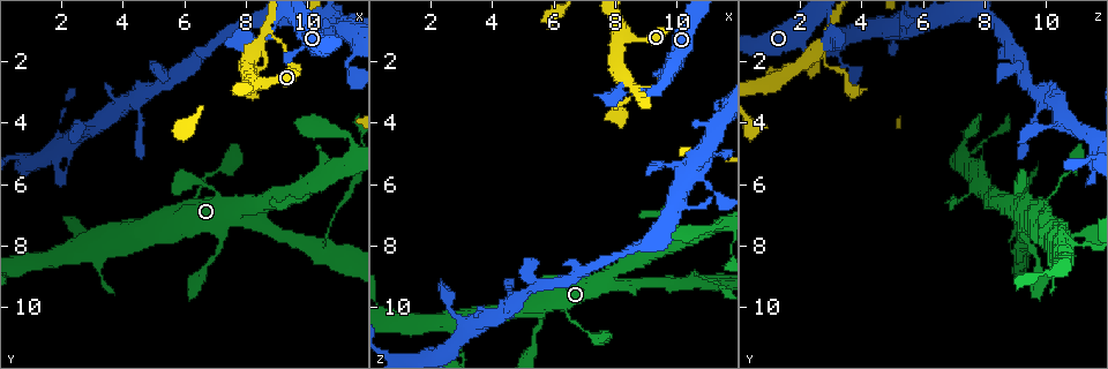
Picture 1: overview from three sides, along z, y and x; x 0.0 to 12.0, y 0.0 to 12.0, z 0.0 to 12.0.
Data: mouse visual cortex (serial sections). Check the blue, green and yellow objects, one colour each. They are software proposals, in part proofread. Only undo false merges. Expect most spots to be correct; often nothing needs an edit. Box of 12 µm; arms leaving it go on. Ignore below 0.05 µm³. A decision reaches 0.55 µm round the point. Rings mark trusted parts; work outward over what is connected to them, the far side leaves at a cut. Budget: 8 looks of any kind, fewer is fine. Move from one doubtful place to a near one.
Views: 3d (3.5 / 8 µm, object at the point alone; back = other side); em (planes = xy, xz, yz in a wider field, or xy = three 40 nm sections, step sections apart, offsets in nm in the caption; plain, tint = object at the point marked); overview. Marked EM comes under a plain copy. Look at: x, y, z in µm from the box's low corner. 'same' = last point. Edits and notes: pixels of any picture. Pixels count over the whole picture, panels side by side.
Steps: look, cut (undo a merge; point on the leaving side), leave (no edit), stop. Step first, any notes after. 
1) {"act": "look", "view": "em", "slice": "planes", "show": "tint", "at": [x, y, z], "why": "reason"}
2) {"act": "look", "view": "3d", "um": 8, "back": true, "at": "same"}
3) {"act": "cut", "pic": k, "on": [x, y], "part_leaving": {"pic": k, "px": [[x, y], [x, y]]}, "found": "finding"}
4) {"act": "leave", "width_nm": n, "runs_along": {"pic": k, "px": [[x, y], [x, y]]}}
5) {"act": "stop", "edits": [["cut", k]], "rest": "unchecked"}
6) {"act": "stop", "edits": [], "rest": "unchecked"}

{"act": "look", "view": "3d", "um": 3.5, "at": [7.9, 7.1, 9.2], "why": "sharp bend"}

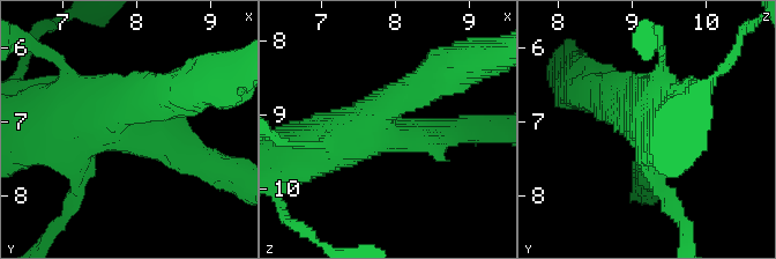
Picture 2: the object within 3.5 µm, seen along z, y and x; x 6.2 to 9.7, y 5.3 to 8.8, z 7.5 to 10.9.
{"act": "look", "view": "em", "slice": "xy", "step": 2, "show": "tint", "at": [7.90, 7.15, 9.25], "why": "shape alone is not enough"}

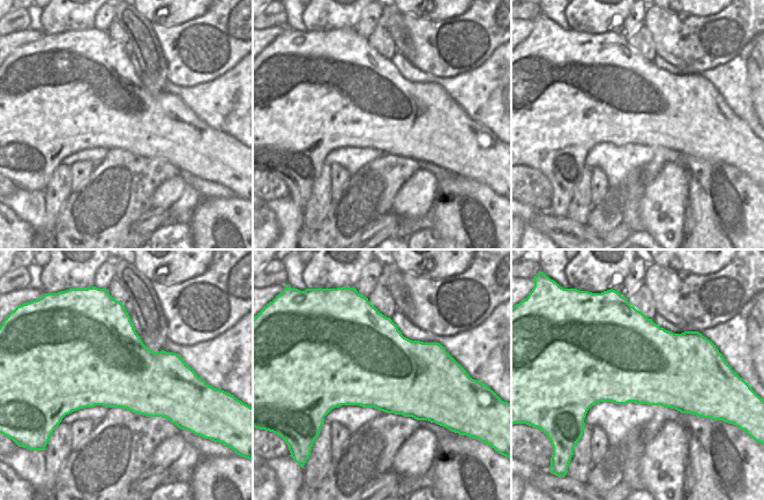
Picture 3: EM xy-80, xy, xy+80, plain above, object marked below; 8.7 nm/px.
{"act": "look", "view": "em", "slice": "xy", "step": 3, "show": "tint", "at": "same"}

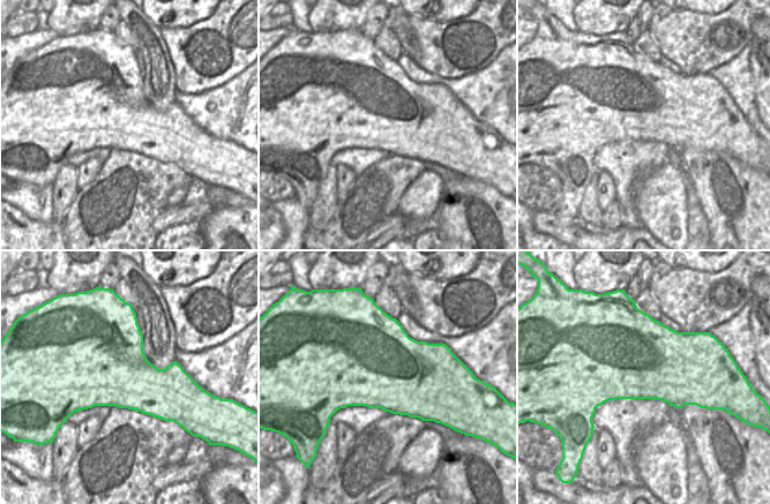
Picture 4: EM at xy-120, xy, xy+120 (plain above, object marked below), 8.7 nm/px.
{"act": "leave", "runs_along": {"pic": 2, "px": [[298, 157], [363, 131], [426, 83]]}, "found": "continuous, no second cell"}

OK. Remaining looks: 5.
{"act": "look", "view": "3d", "um": 3.5, "at": [10.5, 8.2, 9.1], "why": "looks like a crossing"}

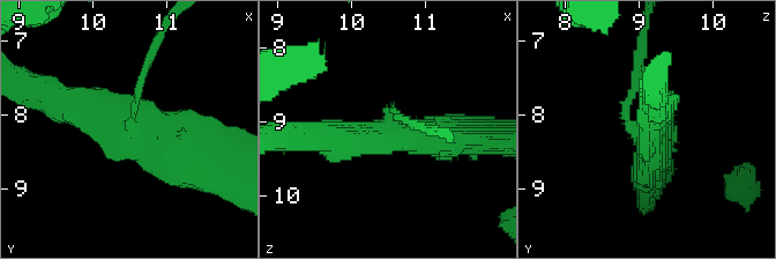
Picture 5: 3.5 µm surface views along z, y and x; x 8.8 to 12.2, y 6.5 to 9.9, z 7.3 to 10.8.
{"act": "look", "view": "em", "slice": "xy", "step": 2, "show": "tint", "at": [10.55, 8.20, 9.10]}

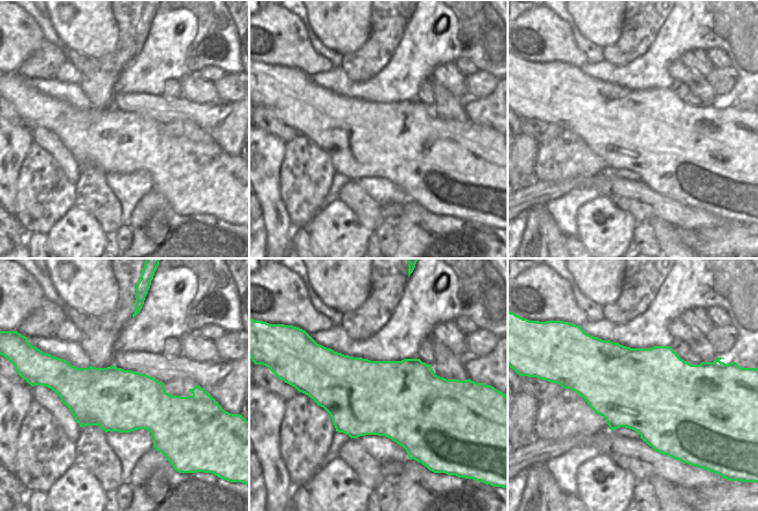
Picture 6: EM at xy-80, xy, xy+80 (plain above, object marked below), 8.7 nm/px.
{"act": "cut", "pic": 5, "on": [634, 76], "arms": 4, "arm_widths_nm": [150, 350, 450, 500], "part_leaving": {"pic": 5, "px": [[626, 117], [643, 32]]}, "found": "two cells meet here"}

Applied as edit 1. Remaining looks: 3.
{"act": "look", "view": "3d", "um": 8, "at": [10.0, 5.9, 7.9], "why": "small branch off a trunk"}

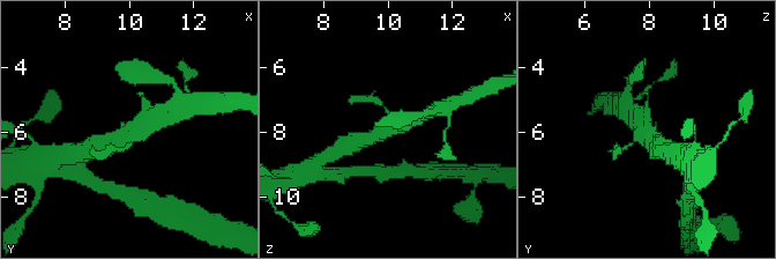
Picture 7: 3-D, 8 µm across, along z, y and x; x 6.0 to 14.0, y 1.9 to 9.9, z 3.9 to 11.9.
{"act": "look", "view": "em", "slice": "planes", "show": "tint", "at": [10.2, 5.9, 7.9], "why": "shape alone is not enough"}

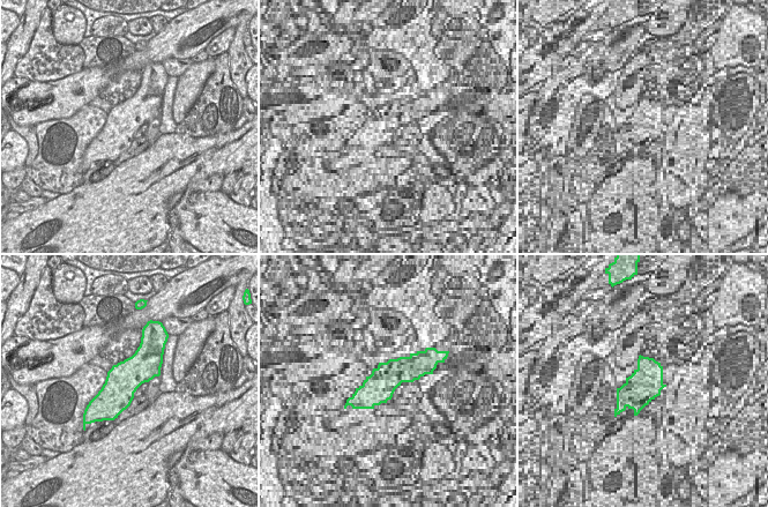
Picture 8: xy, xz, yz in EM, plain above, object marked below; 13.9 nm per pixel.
{"act": "leave", "runs_along": {"pic": 7, "px": [[106, 147], [161, 118]]}, "found": "one cell here"}

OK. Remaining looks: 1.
{"act": "stop", "edits": [["cut", 5]], "rest": "unchecked"}

